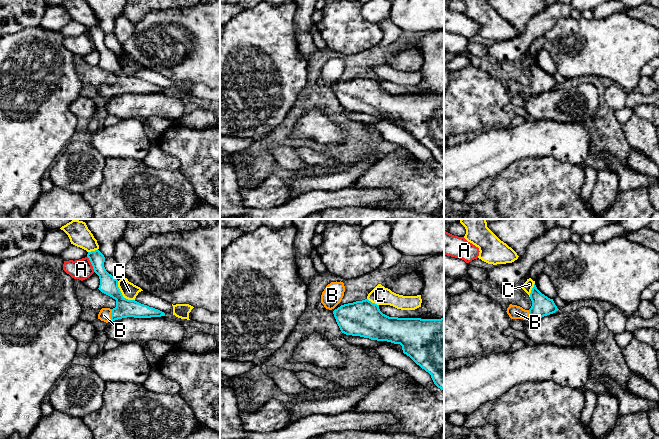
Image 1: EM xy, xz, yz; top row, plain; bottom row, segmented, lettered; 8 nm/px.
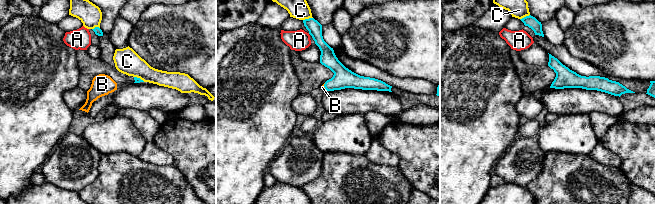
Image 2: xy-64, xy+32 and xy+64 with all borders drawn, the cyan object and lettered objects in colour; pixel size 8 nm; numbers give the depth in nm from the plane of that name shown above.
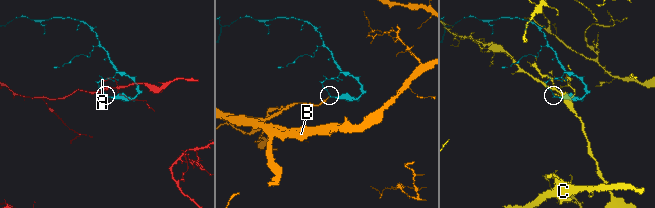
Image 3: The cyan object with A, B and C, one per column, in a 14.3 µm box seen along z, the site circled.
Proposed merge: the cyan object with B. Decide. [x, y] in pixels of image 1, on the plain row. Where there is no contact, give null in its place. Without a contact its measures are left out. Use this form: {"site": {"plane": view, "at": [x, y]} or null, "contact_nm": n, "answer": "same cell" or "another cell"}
{"site": {"plane": "xy", "at": [111, 91]}, "contact_nm": 110, "answer": "same cell"}

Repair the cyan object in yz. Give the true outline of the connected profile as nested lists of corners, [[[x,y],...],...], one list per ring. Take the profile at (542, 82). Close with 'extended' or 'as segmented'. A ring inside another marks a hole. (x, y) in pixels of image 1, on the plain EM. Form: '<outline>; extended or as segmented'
[[[534,60],[530,69],[532,82],[529,86],[525,86],[520,82],[510,80],[507,84],[507,90],[511,95],[539,95],[550,91],[559,85],[555,81],[553,75],[548,74],[542,70]]]; extended

